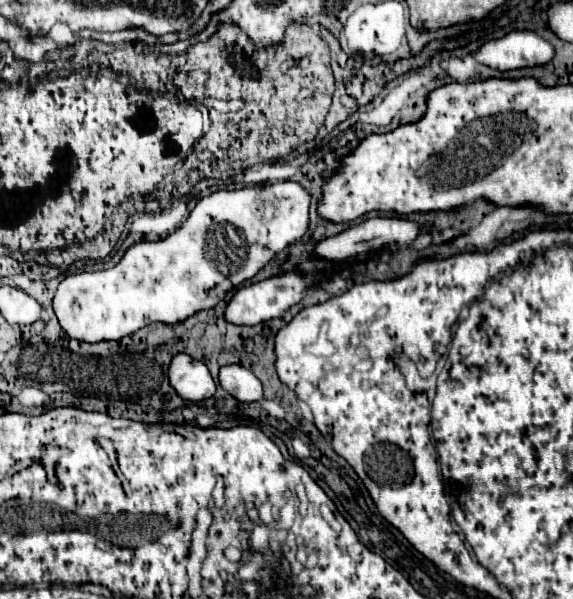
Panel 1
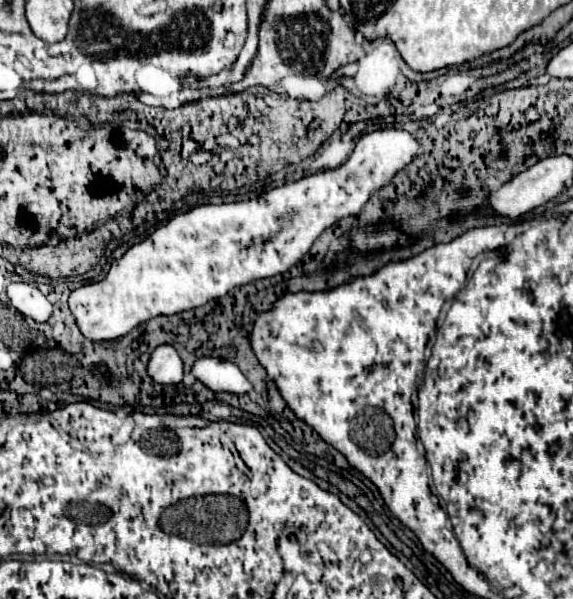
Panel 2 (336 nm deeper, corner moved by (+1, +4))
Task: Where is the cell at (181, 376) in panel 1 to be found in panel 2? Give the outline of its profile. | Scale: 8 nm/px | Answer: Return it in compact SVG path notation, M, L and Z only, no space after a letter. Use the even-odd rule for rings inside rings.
M160 344L154 348L148 360L148 376L158 384L178 384L182 380L184 366L170 344Z

